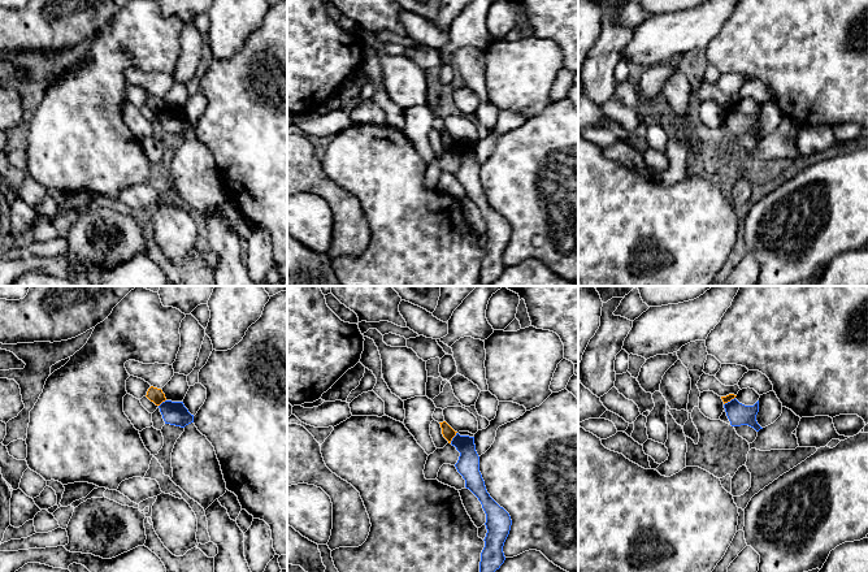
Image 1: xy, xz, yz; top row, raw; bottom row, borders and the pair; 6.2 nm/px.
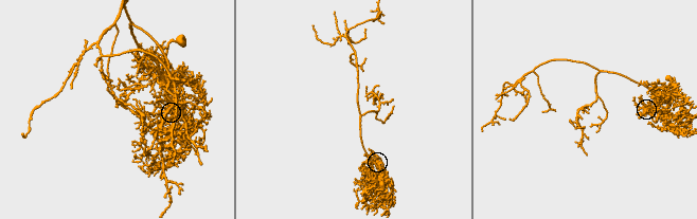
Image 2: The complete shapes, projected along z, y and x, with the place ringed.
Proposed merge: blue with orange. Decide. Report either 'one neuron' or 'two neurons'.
two neurons

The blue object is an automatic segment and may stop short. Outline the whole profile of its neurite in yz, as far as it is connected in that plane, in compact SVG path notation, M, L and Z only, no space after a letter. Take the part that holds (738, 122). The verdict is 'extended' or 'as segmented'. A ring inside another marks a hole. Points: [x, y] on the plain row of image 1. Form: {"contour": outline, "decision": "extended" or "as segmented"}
{"contour": "M735 107L724 113L726 125L732 135L748 134L756 140L763 138L758 130L756 124L759 121L759 109L754 114L745 114Z", "decision": "as segmented"}

